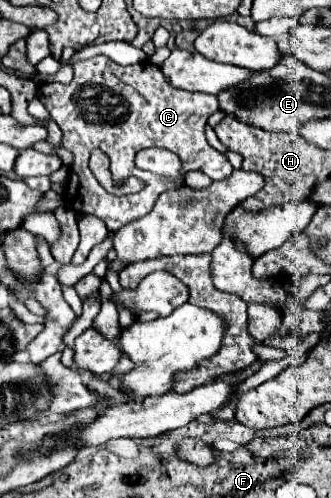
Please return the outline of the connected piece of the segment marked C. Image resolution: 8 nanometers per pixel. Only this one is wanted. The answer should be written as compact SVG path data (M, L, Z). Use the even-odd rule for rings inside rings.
M106 55L74 61L74 79L68 85L46 83L38 91L38 99L50 111L52 121L62 129L62 147L74 153L74 165L66 183L64 199L74 209L74 199L80 201L80 213L100 217L110 231L118 231L128 221L136 221L152 211L160 193L176 187L174 179L142 171L134 165L134 157L140 149L164 147L174 151L182 161L182 171L202 171L212 181L226 179L232 173L228 159L210 147L206 141L206 121L218 111L218 99L208 93L190 93L166 85L160 67L150 61L122 67ZM92 149L102 149L110 157L112 175L128 175L146 181L144 191L134 195L110 195L88 169L88 157Z

